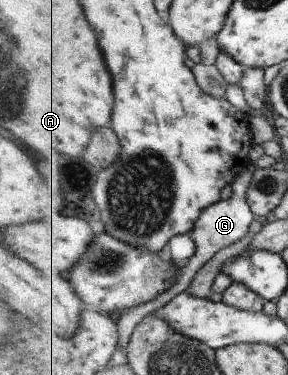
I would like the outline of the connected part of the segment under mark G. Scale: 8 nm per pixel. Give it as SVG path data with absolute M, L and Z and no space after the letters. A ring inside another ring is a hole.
M255 164L245 169L236 178L236 181L231 184L231 197L226 200L221 199L216 205L205 208L204 212L199 217L199 220L197 220L195 228L193 228L193 231L190 233L191 239L195 244L194 253L185 260L183 267L180 269L180 274L176 276L176 280L171 287L159 294L153 300L129 308L123 315L119 316L117 322L117 326L119 326L119 344L117 344L117 346L121 346L122 348L125 346L127 348L130 337L141 319L158 308L161 308L161 306L165 306L165 304L167 304L167 302L173 299L177 294L188 289L195 274L200 269L207 266L209 260L219 253L221 249L236 246L241 240L243 240L243 238L245 238L245 234L249 234L249 228L251 228L253 220L255 220L255 213L253 212L252 206L249 206L248 192L255 172L257 172L257 166L255 166Z

